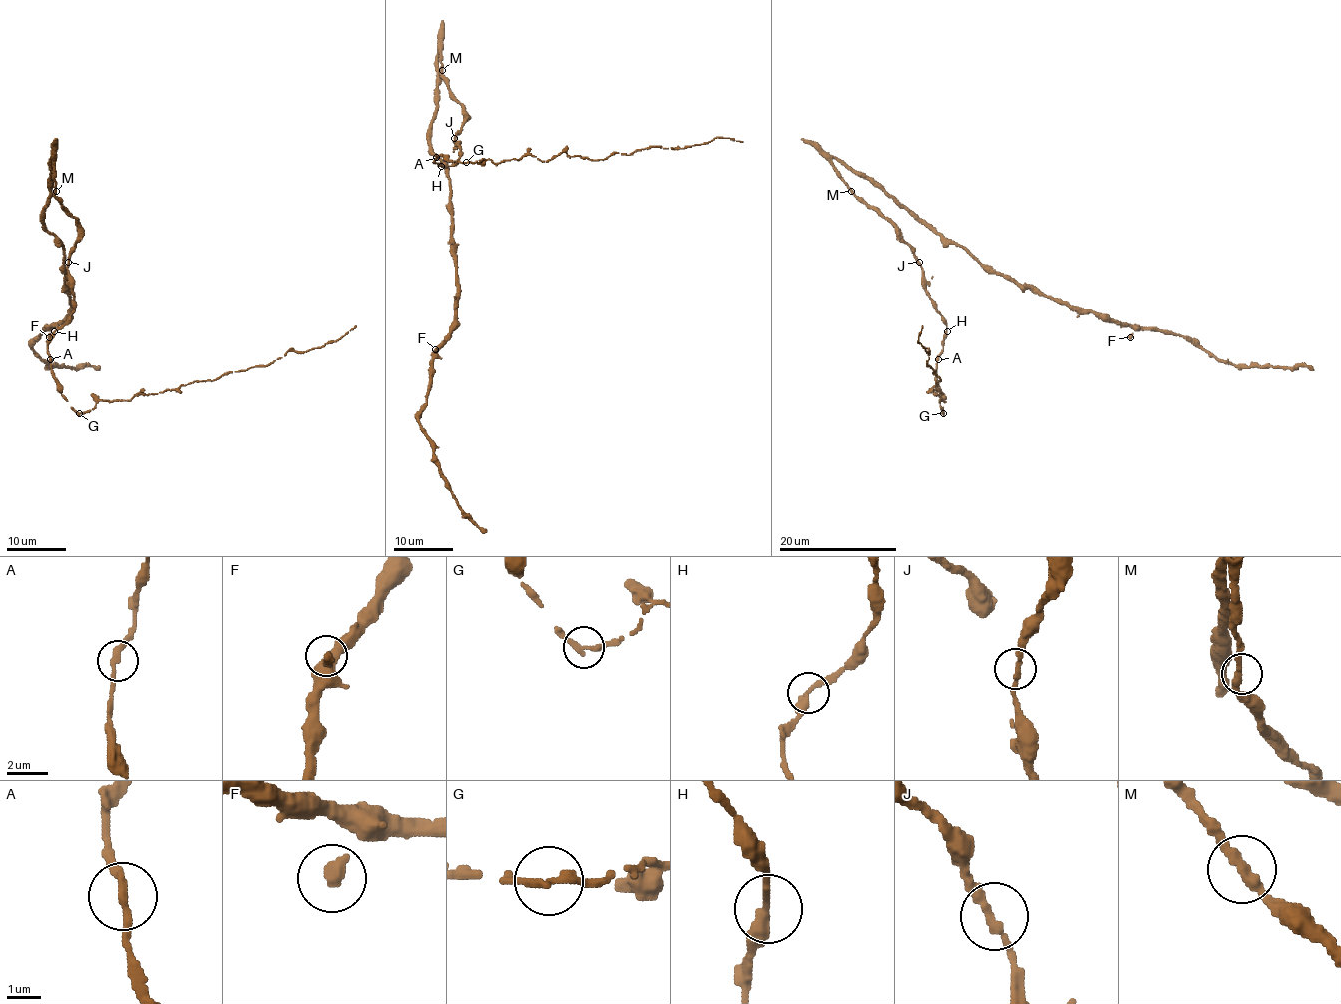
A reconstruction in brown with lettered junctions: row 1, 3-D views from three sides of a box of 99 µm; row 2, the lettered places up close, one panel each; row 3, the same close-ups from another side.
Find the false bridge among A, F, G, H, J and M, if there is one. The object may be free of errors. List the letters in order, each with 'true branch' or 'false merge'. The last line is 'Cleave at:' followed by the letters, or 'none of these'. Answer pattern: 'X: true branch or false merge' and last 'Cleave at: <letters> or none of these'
A: true branch
F: true branch
G: false merge
H: true branch
J: true branch
M: true branch
Cleave at: G

